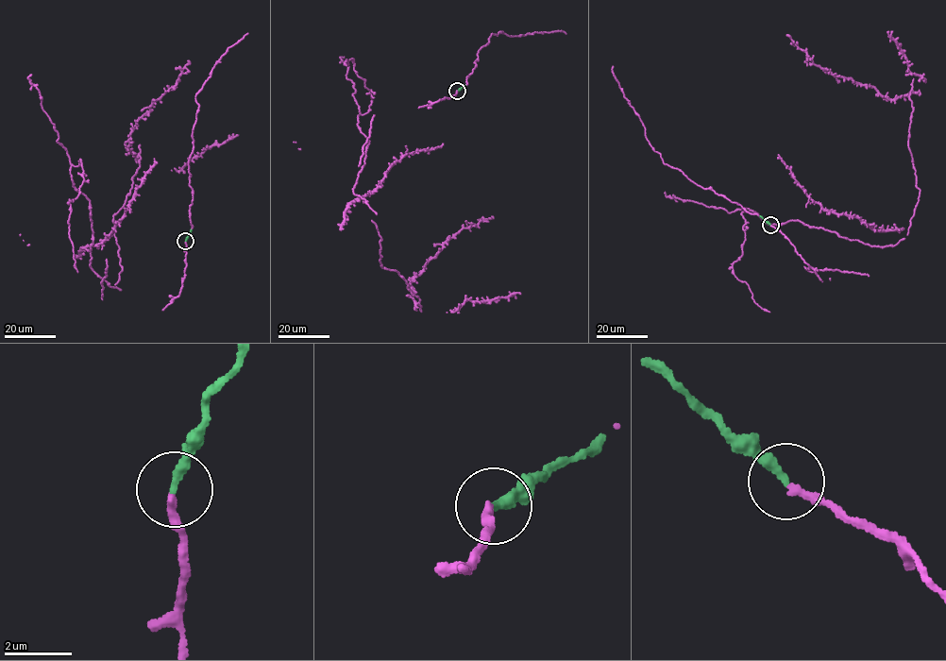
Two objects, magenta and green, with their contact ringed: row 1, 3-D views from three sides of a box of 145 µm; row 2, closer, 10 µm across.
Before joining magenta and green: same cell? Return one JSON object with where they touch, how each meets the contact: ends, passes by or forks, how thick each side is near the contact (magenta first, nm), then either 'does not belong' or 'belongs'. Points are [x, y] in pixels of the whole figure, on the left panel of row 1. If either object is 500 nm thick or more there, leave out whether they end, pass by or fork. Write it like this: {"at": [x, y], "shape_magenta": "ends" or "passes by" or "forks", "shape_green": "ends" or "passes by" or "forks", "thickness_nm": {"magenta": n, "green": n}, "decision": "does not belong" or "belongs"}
{"at": [185, 241], "shape_magenta": "ends", "shape_green": "ends", "thickness_nm": {"magenta": 240, "green": 280}, "decision": "belongs"}

